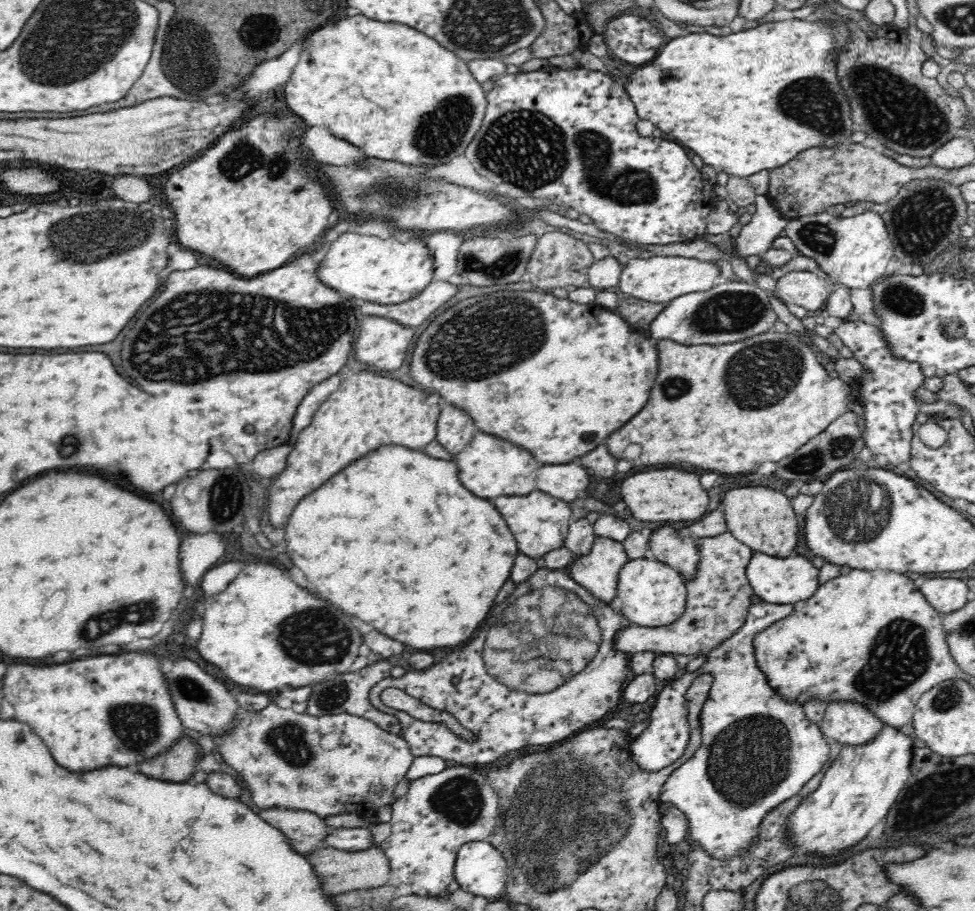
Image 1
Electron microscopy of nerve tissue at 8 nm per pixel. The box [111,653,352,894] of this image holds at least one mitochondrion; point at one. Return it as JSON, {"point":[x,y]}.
{"point":[287,741]}

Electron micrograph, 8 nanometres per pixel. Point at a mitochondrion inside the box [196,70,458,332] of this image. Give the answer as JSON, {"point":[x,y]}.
{"point":[244,158]}

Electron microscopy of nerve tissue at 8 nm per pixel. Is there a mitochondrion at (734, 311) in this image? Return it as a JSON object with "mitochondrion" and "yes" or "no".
{"mitochondrion":"yes"}

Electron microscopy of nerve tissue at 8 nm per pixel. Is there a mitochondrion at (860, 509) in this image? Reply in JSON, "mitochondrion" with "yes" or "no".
{"mitochondrion":"yes"}

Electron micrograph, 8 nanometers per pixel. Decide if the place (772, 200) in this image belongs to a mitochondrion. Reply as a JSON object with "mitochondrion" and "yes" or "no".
{"mitochondrion":"no"}

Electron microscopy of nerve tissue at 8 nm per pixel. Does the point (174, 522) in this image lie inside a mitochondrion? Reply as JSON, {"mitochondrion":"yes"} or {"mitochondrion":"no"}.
{"mitochondrion":"no"}

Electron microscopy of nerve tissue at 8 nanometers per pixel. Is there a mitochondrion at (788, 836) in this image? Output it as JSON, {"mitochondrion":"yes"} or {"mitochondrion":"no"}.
{"mitochondrion":"no"}

